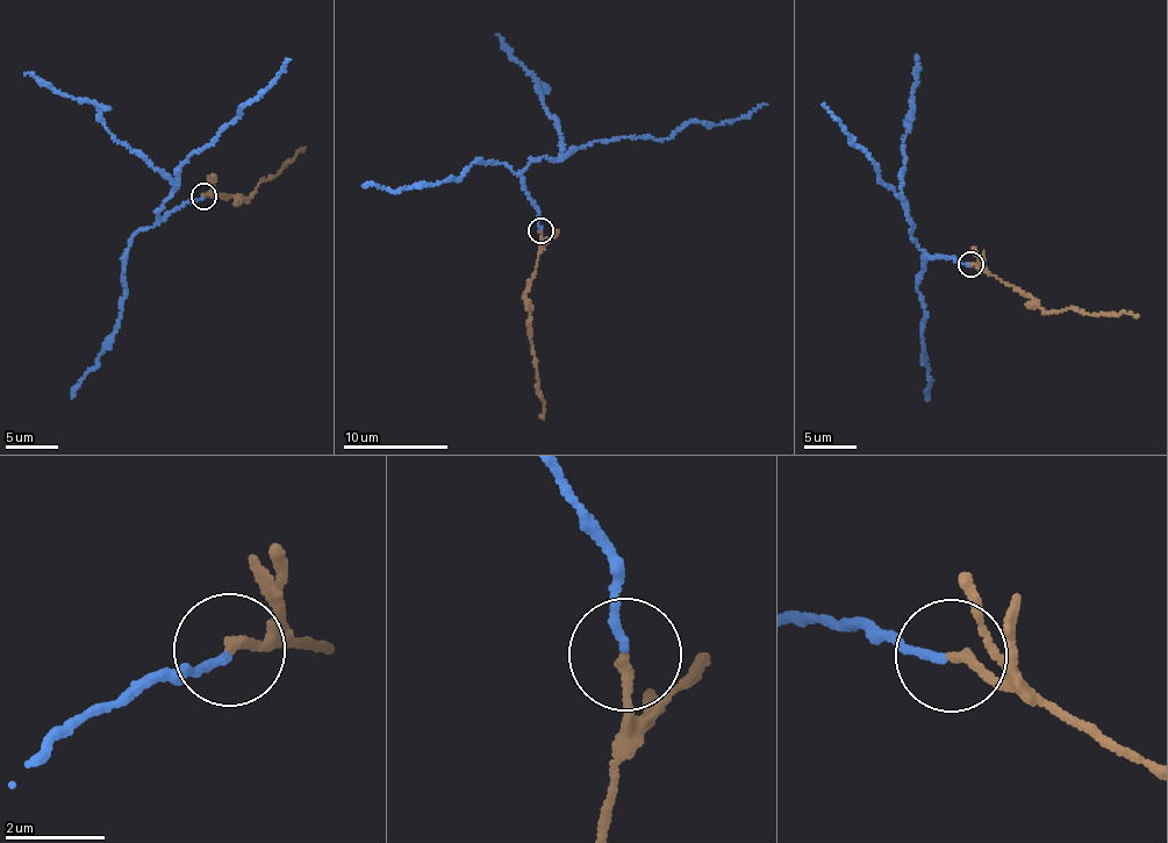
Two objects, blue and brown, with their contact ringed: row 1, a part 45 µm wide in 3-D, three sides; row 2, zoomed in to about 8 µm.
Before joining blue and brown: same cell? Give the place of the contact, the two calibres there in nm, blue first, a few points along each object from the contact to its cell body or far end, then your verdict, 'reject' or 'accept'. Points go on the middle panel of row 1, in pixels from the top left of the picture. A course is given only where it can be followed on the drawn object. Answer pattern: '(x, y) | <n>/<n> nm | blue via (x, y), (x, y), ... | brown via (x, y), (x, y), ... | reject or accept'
(540, 230) | 150/190 nm | blue via (542, 228), (522, 174), (537, 158), (622, 137), (667, 137), (689, 122), (721, 123), (767, 105) | brown via (542, 230), (525, 298), (543, 420) | reject

